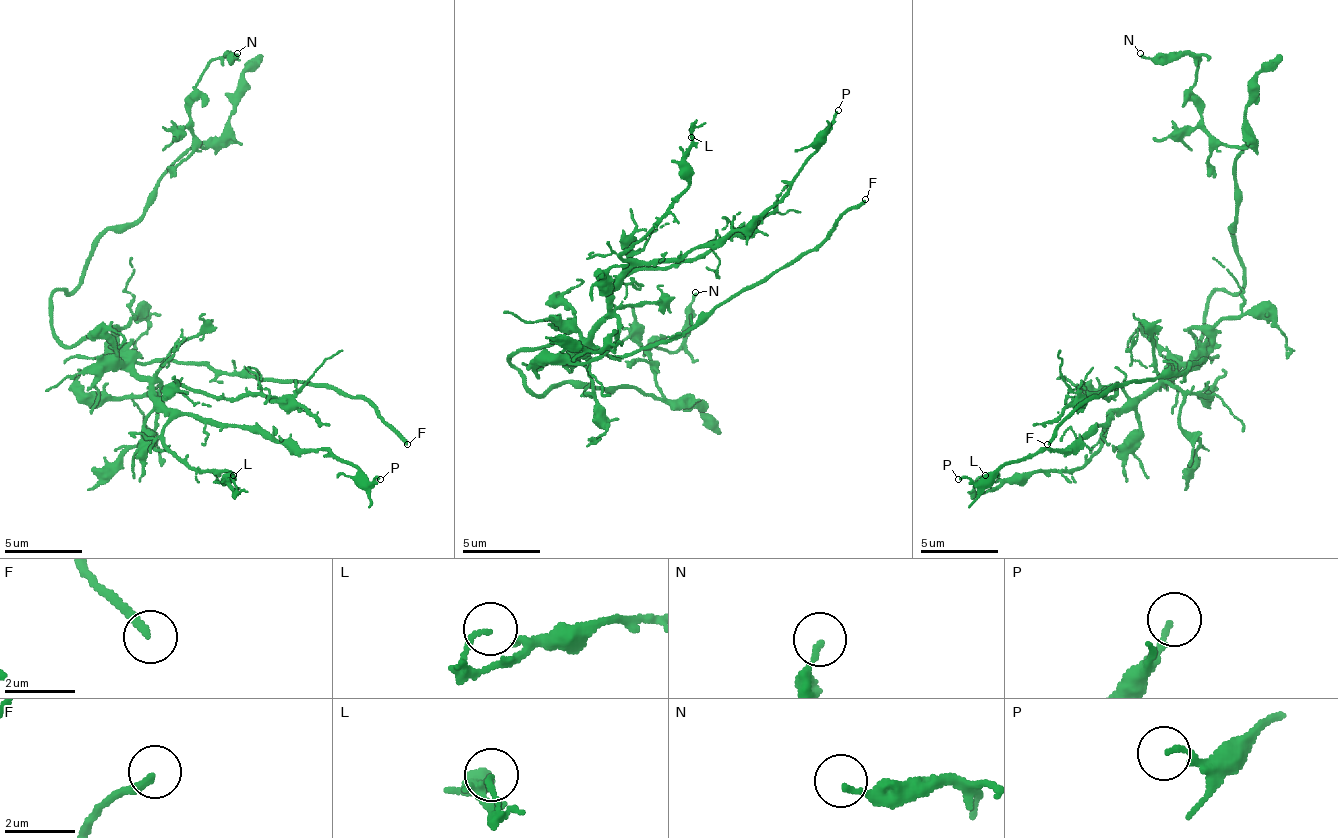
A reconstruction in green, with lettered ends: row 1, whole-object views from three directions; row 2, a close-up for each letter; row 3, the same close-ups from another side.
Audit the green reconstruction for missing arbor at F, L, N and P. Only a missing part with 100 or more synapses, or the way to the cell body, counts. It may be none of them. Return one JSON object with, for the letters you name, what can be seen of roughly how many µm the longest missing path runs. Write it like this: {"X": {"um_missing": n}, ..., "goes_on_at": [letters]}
{"F": {"um_missing": 40}, "goes_on_at": ["F"]}

